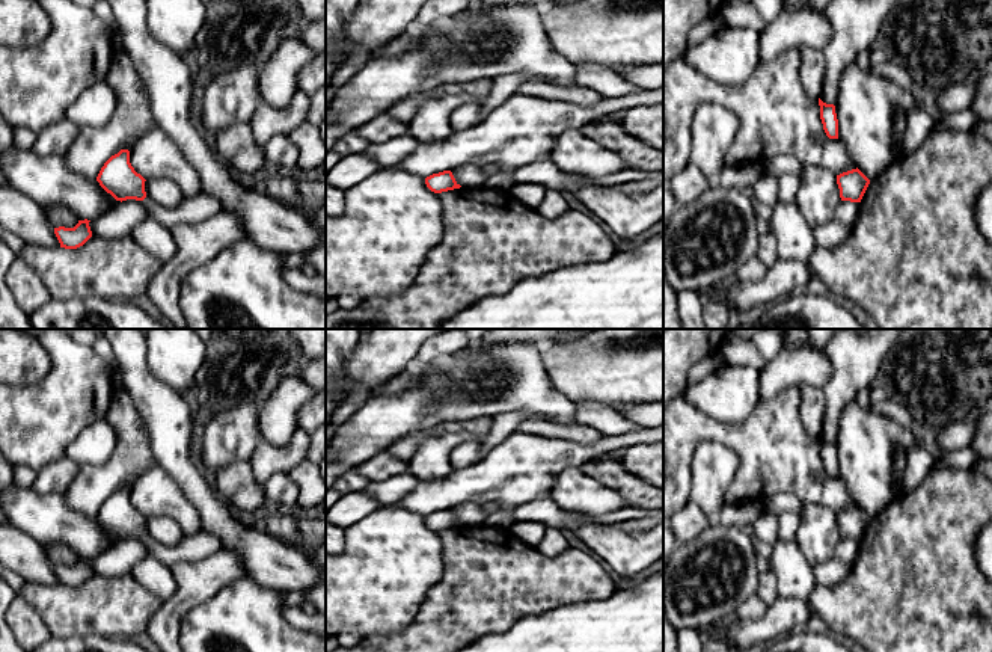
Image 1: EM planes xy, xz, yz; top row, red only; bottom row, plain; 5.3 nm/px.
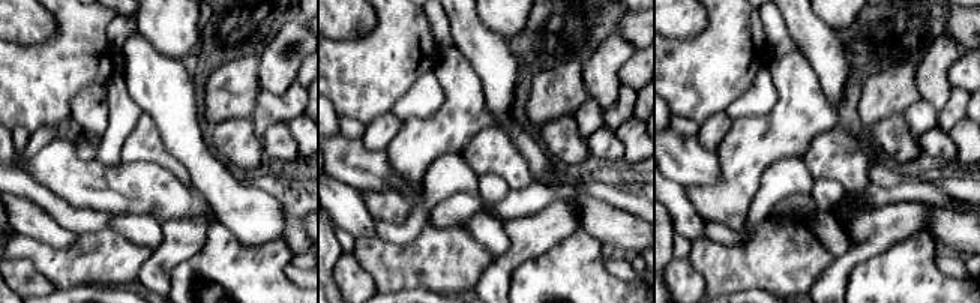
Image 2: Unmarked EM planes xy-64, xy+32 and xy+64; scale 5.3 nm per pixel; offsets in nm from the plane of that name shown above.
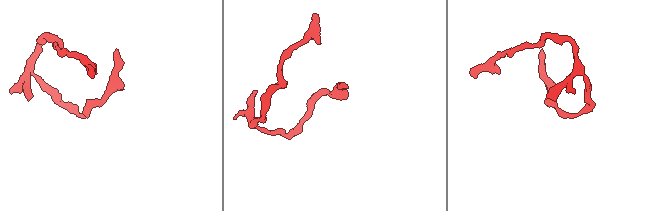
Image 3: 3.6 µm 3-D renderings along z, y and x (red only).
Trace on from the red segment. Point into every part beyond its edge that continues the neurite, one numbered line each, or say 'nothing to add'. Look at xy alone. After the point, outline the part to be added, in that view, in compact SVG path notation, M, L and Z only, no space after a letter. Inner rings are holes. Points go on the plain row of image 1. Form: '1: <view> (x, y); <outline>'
1: xy (202, 544); M199 530L194 534L184 536L182 540L175 546L160 545L148 534L140 539L140 542L146 546L149 554L152 554L169 567L179 561L194 561L207 558L223 548L222 540L205 530Z

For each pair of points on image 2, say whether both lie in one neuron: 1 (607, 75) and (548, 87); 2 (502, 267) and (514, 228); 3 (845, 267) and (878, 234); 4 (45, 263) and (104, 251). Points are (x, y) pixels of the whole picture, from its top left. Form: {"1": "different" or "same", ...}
{"1": "same", "2": "same", "3": "same", "4": "same"}

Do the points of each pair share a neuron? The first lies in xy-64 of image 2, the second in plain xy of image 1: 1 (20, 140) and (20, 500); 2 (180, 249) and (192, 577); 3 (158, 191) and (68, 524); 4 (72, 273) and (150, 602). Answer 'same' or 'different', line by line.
1: different
2: same
3: same
4: same

